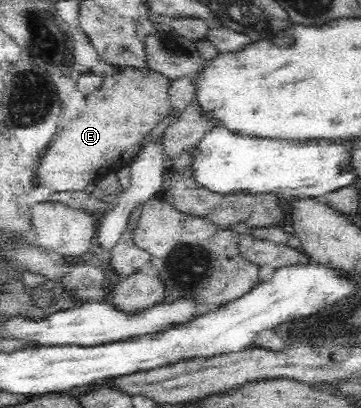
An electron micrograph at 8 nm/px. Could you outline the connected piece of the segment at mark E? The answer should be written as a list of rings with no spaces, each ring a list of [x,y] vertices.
[[[119,67],[117,74],[103,76],[103,83],[95,93],[86,95],[87,111],[77,119],[62,125],[60,133],[46,148],[37,168],[38,185],[51,187],[54,191],[81,191],[107,173],[116,173],[127,167],[139,153],[141,141],[153,131],[153,127],[170,113],[169,101],[171,79],[150,70],[136,71],[133,67]]]

